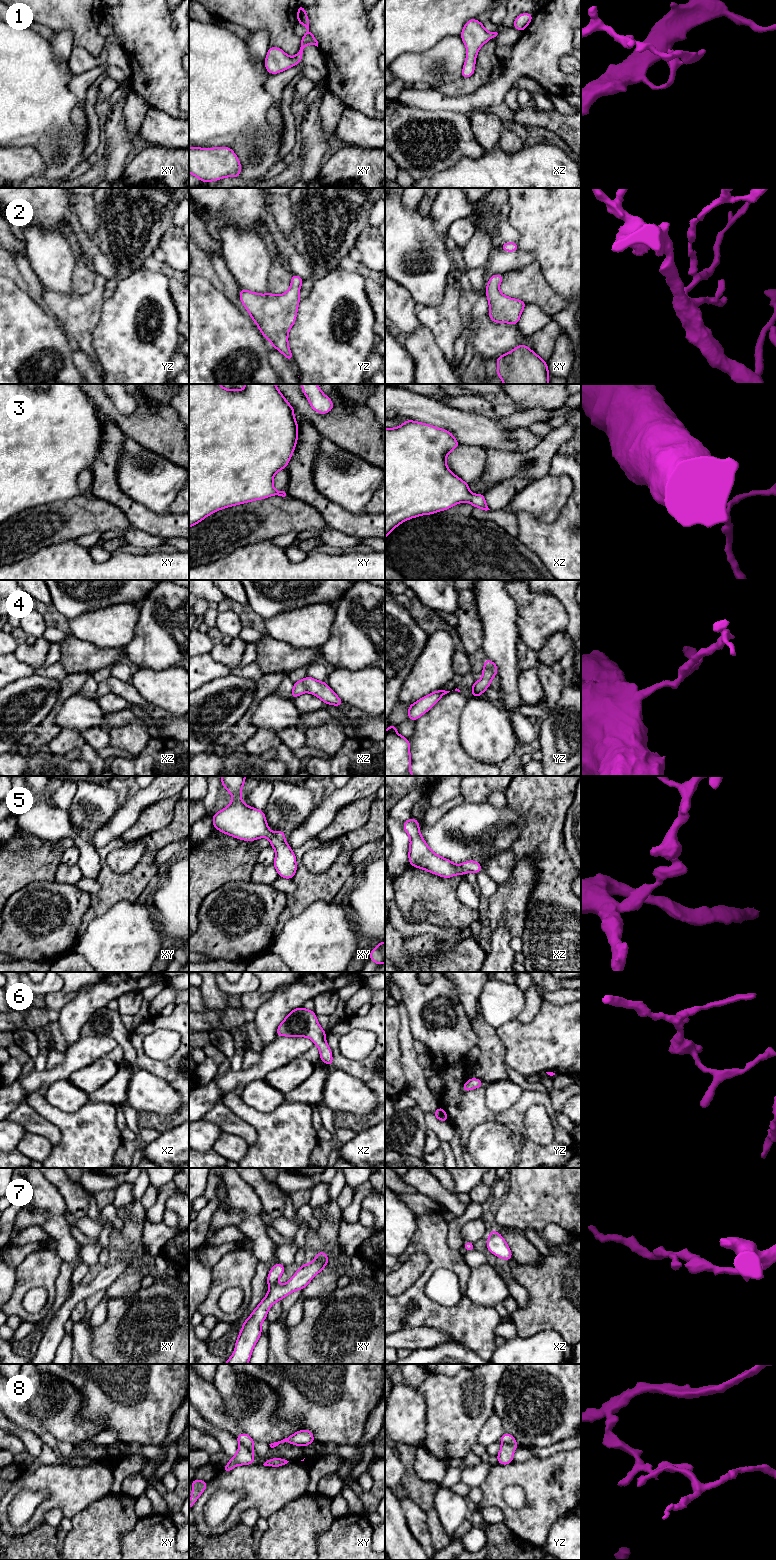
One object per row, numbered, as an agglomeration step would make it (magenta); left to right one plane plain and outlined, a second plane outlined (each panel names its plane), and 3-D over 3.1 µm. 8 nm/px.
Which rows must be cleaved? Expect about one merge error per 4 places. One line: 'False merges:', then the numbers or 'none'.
False merges: 8

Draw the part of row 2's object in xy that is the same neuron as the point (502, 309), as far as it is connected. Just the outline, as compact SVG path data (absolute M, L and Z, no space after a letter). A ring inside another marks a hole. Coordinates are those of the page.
M503 274L492 275L486 286L489 302L489 318L495 323L517 325L526 302L505 296L499 290Z

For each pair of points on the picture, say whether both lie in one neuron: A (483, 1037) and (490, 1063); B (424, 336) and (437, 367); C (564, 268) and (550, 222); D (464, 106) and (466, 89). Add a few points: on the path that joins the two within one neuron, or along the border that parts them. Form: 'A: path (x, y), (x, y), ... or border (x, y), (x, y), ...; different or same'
A: path (489, 1043), (490, 1057); same
B: path (424, 344), (424, 351), (429, 359); same
C: path (564, 257), (564, 236), (561, 233); same
D: border (486, 84), (468, 95), (447, 96), (442, 93); different

